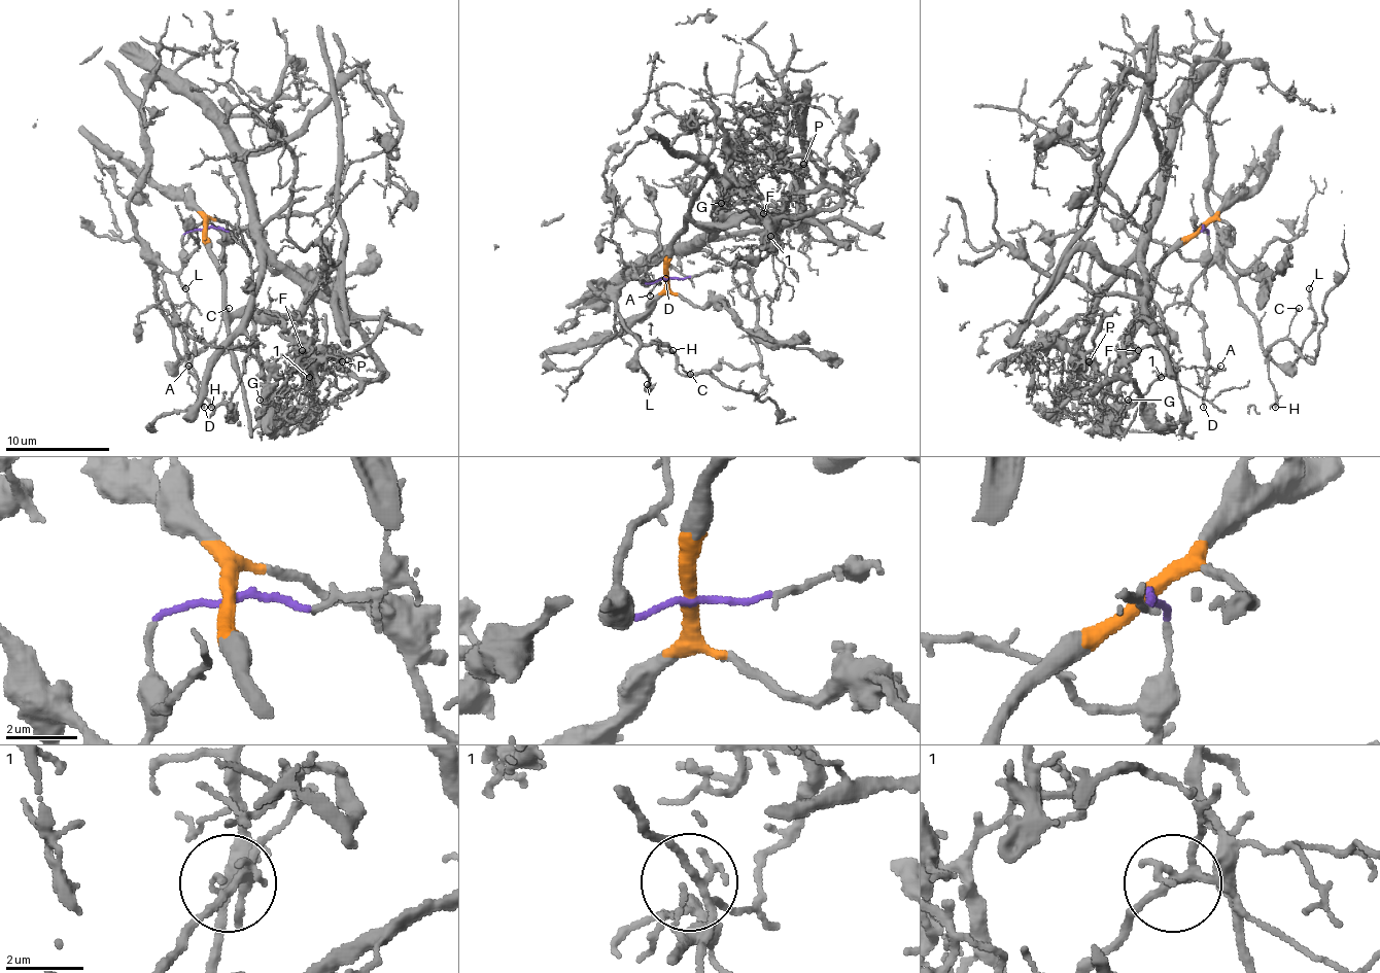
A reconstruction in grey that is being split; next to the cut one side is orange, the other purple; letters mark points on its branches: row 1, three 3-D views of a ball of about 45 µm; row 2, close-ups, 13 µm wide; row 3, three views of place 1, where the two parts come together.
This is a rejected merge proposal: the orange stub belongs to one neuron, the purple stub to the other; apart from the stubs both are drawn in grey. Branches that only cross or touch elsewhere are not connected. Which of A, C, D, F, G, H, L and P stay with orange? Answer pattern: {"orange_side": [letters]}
{"orange_side": ["F", "G", "P"]}

